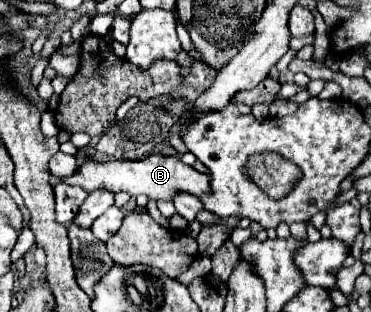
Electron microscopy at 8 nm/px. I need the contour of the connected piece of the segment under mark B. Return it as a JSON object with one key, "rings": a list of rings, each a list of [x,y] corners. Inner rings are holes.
{"rings":[[[148,155],[140,161],[94,161],[94,159],[86,159],[72,175],[62,179],[66,185],[78,185],[82,187],[86,193],[92,193],[96,189],[106,189],[112,193],[118,191],[126,191],[132,197],[136,195],[146,195],[150,199],[156,201],[172,201],[174,195],[178,193],[190,193],[190,195],[204,195],[210,193],[210,175],[196,171],[194,167],[186,165],[178,155]]]}

